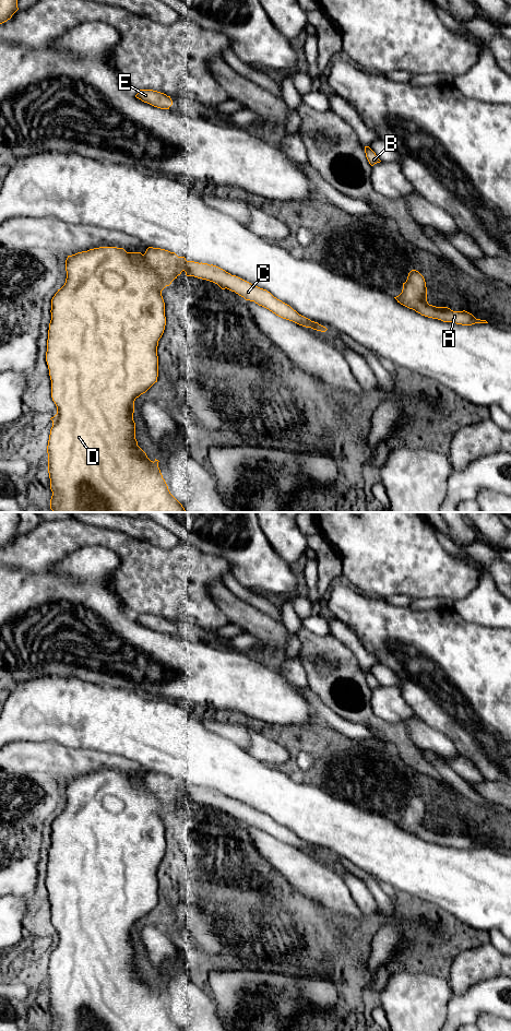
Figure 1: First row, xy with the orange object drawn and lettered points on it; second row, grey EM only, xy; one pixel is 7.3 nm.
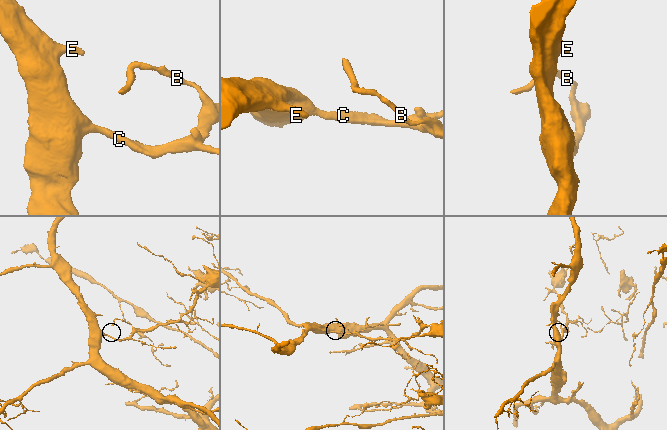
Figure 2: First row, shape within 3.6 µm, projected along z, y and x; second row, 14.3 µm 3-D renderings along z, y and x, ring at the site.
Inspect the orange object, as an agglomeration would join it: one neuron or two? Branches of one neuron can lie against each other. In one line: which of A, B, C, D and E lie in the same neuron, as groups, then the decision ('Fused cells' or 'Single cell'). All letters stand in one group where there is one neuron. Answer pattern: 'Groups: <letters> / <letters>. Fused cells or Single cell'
Groups: A B C D E. Single cell

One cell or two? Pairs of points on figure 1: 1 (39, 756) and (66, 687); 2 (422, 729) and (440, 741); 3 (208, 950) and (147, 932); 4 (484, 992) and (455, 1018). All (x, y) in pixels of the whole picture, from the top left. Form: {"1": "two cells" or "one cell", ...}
{"1": "two cells", "2": "one cell", "3": "one cell", "4": "one cell"}

